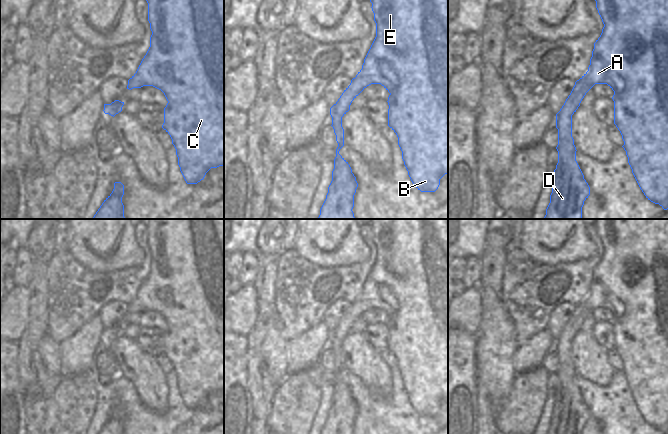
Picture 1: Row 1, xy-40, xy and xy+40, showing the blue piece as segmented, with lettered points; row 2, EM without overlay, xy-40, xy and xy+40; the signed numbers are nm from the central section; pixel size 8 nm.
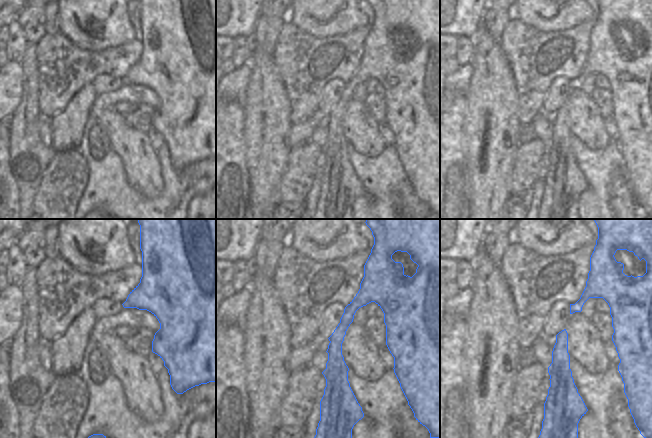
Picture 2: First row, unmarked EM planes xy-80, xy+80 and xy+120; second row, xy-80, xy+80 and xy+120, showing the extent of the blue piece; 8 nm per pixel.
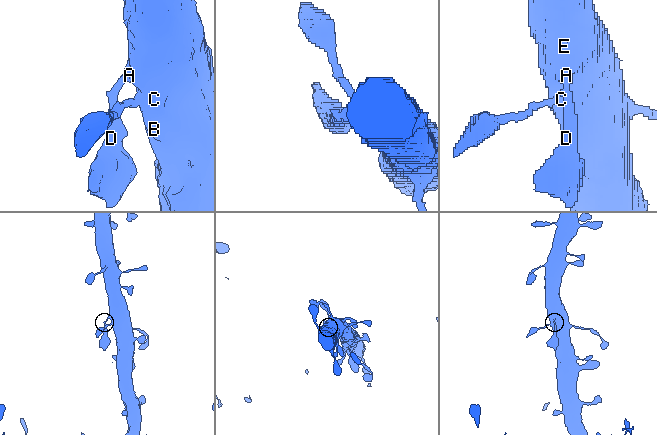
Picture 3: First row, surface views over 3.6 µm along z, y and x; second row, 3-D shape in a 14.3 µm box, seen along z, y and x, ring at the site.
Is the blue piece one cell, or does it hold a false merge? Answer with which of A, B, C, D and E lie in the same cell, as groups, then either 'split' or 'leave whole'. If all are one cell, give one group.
A B C D E | leave whole

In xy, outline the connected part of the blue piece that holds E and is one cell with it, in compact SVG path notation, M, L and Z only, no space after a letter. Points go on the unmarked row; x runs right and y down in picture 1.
M370 219L376 261L364 283L362 293L330 332L338 371L332 405L320 434L352 434L358 411L348 386L339 378L344 370L342 341L352 325L369 309L381 308L389 317L388 350L396 357L402 383L414 410L421 416L435 416L440 403L448 398L448 219Z

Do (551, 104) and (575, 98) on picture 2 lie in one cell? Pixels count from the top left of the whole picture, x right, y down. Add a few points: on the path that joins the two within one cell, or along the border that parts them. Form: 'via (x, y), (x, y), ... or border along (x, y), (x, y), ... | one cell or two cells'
border along (570, 90), (567, 101), (564, 104) | two cells

